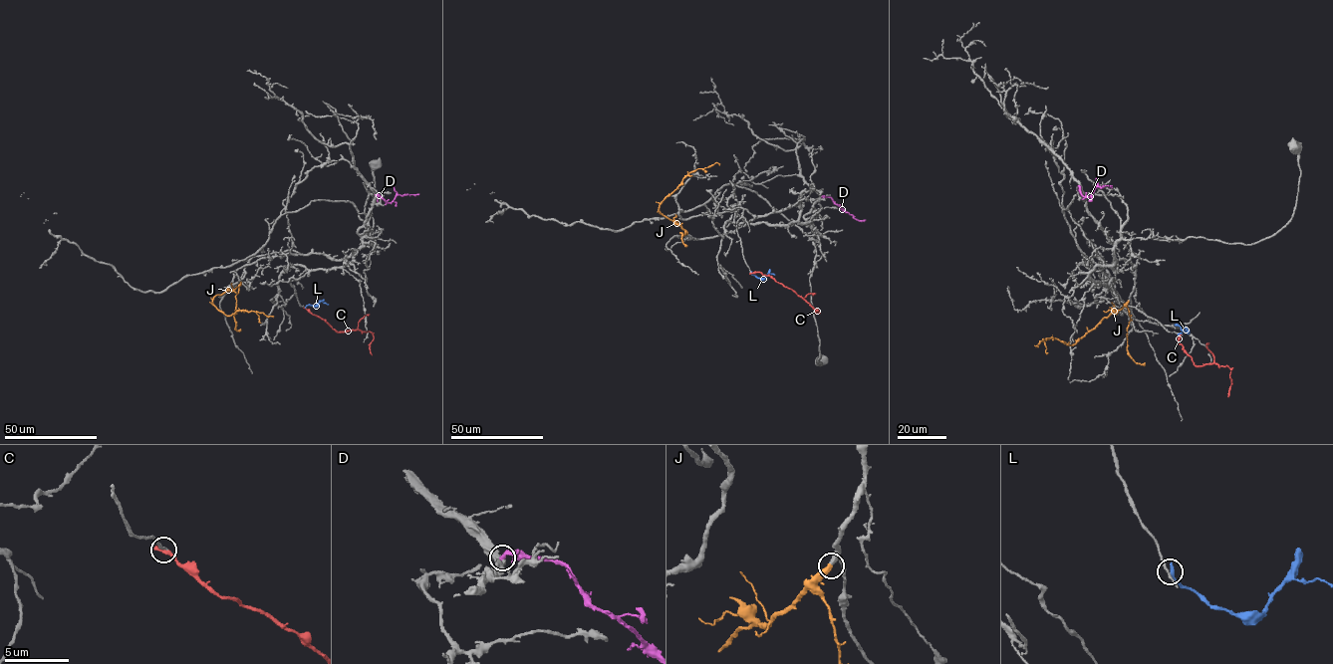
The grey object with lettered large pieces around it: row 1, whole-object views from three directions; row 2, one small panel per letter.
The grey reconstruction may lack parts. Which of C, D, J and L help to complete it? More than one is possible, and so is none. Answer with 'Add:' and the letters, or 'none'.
Add: J

